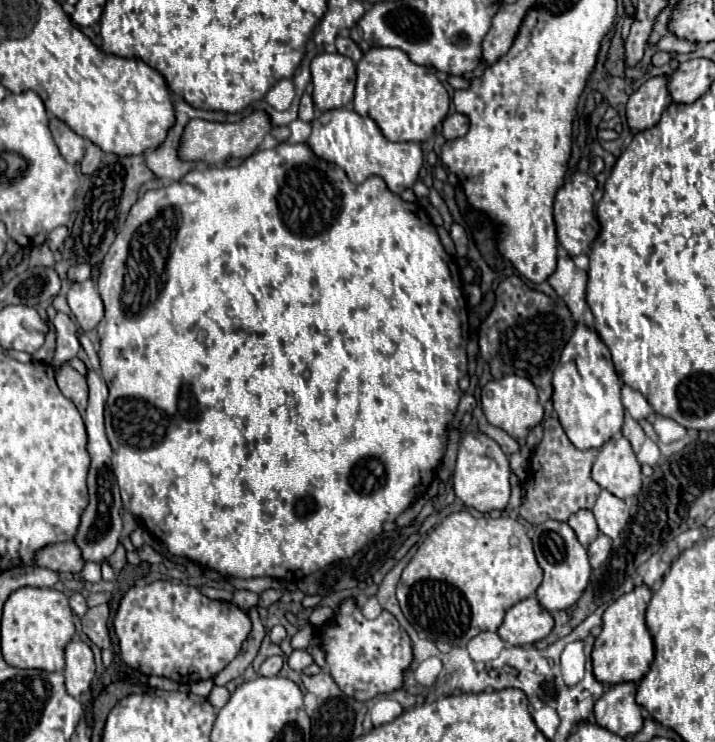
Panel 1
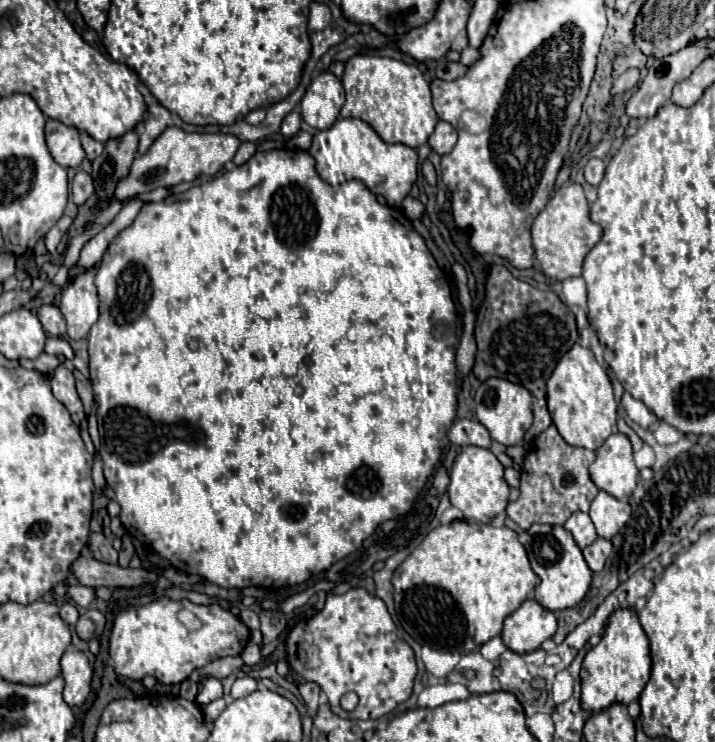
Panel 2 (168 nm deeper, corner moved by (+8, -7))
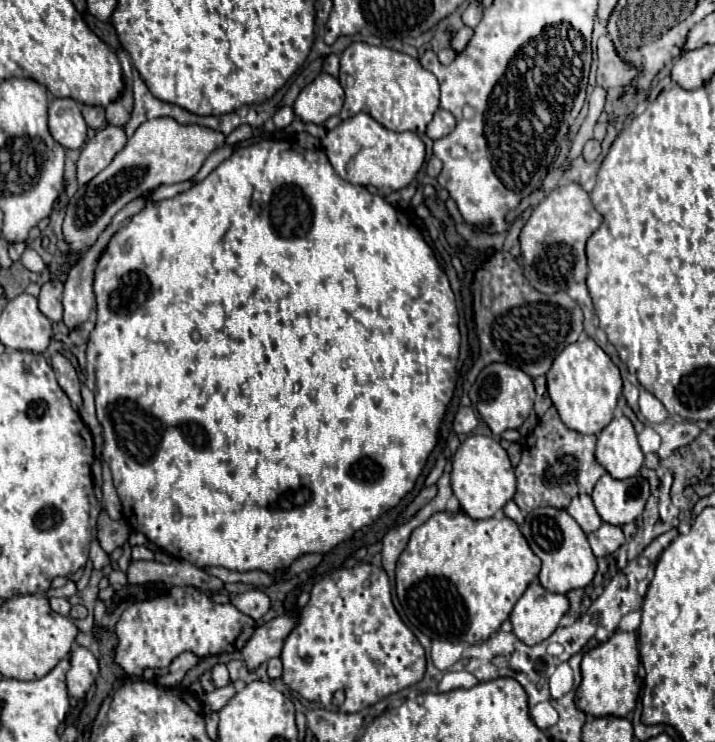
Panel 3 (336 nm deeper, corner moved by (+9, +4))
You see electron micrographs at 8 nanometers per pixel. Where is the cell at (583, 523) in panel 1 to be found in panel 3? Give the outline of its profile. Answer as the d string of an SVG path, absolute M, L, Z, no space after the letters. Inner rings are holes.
M577 495L577 497L573 497L573 501L567 507L567 511L581 525L581 529L585 533L597 531L601 527L601 523L603 523L601 517L599 517L599 513L597 513L597 509L595 509L595 505L593 505L593 499L589 495Z

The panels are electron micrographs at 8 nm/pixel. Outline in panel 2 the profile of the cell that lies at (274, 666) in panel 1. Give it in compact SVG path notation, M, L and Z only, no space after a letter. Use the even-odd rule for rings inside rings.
M242 676L242 678L238 678L238 680L234 682L234 686L232 686L232 698L242 698L242 696L254 692L256 688L258 688L258 682L256 682L254 678Z

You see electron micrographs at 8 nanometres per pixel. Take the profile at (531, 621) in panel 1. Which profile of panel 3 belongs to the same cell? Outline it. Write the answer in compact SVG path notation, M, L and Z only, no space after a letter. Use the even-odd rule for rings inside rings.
M533 581L513 607L513 633L527 645L541 643L553 635L567 609L569 599L565 595L549 593L539 581Z

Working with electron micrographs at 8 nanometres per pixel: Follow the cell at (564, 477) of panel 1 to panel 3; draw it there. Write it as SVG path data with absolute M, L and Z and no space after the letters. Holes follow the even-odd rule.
M551 407L539 419L537 427L527 435L523 443L521 461L515 467L517 493L513 501L521 511L529 513L535 507L557 507L565 509L569 501L579 493L591 493L593 485L605 473L605 469L595 459L595 435L583 435L569 429Z

